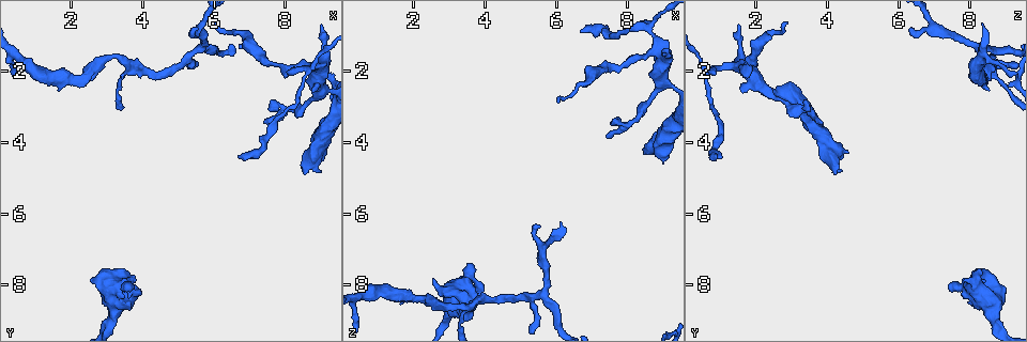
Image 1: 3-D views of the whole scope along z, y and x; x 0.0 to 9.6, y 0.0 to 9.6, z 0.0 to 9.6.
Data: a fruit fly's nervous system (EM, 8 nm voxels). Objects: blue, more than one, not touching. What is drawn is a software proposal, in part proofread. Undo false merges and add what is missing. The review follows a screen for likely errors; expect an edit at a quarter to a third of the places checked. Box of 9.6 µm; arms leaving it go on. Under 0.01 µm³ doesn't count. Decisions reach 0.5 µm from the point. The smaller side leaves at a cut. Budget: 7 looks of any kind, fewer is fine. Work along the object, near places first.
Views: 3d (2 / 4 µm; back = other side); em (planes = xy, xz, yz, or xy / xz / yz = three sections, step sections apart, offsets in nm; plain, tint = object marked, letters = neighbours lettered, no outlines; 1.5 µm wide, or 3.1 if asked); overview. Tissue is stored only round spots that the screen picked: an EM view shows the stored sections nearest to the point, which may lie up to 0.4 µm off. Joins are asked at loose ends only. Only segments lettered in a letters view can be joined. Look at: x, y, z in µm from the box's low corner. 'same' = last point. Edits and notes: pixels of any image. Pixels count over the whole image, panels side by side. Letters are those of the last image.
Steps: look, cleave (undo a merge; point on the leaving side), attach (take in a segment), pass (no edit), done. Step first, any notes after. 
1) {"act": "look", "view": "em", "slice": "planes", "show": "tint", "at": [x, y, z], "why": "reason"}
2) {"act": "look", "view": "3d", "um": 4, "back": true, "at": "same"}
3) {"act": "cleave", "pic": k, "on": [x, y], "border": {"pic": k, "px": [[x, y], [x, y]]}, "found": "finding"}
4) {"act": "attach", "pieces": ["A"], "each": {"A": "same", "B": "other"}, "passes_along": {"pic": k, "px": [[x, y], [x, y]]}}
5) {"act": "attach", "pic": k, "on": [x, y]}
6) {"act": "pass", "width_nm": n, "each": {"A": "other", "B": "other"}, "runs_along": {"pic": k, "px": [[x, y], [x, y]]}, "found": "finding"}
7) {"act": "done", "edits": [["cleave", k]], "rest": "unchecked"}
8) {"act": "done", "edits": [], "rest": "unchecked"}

{"act": "look", "view": "3d", "um": 2, "at": [3.85, 8.10, 8.00], "why": "free end"}

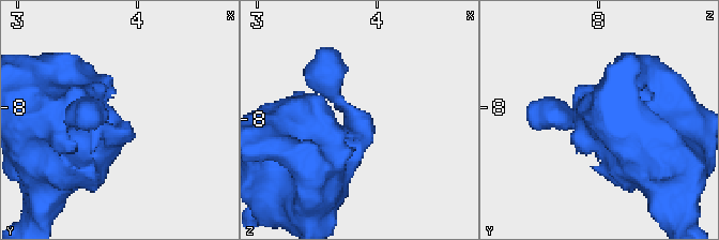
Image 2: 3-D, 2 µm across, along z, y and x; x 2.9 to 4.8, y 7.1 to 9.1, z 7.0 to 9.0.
{"act": "look", "view": "em", "slice": "planes", "show": "letters", "at": [3.92, 8.14, 7.98], "why": "now the EM"}

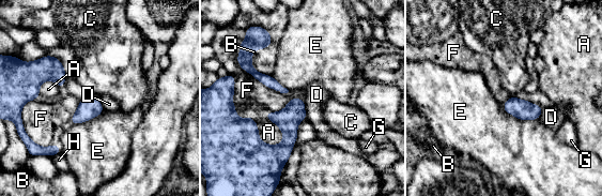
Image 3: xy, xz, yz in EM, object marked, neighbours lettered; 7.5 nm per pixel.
{"act": "pass", "width_nm": 160, "each": {"A": "other", "B": "other", "C": "other", "D": "other", "E": "other", "F": "other", "G": "other", "H": "other"}, "border": {"pic": 3, "px": [[233, 74], [235, 114], [250, 117]]}, "found": "none of them fits"}

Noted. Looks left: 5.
{"act": "look", "view": "em", "slice": "xy", "step": 8, "show": "tint", "at": [6.00, 0.65, 2.90], "why": "end of a long branch"}

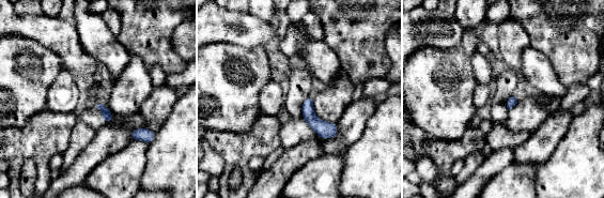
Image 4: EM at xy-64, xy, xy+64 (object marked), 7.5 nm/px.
{"act": "look", "view": "em", "slice": "xy", "step": 8, "show": "letters", "at": "same"}

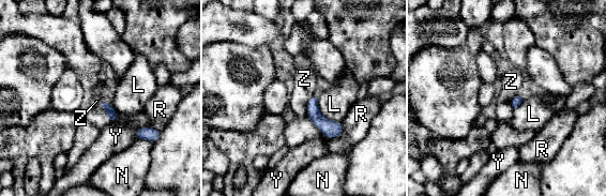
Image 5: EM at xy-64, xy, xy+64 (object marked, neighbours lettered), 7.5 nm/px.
{"act": "pass", "each": {"L": "other", "N": "other", "R": "other", "Y": "other", "Z": "other"}, "border": {"pic": 5, "px": [[316, 93], [306, 103], [305, 117]]}, "found": "none of them fits"}

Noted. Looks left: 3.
{"act": "look", "view": "em", "slice": "planes", "show": "plain", "at": [8.05, 2.10, 0.90]}

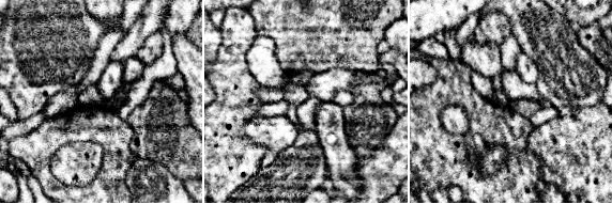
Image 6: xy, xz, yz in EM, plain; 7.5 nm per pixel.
{"act": "look", "view": "em", "slice": "planes", "show": "letters", "at": "same"}

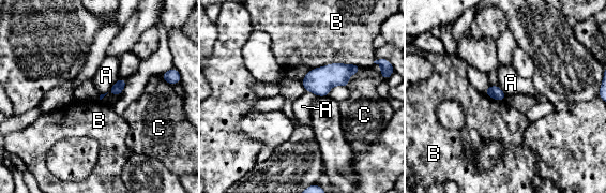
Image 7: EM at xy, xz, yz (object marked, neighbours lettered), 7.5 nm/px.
{"act": "pass", "each": {"A": "other", "B": "other", "C": "other"}, "border": {"pic": 7, "px": [[360, 64], [328, 63], [312, 69]]}, "found": "none of them fits"}

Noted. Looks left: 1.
{"act": "done", "edits": [], "rest": "unchecked"}

